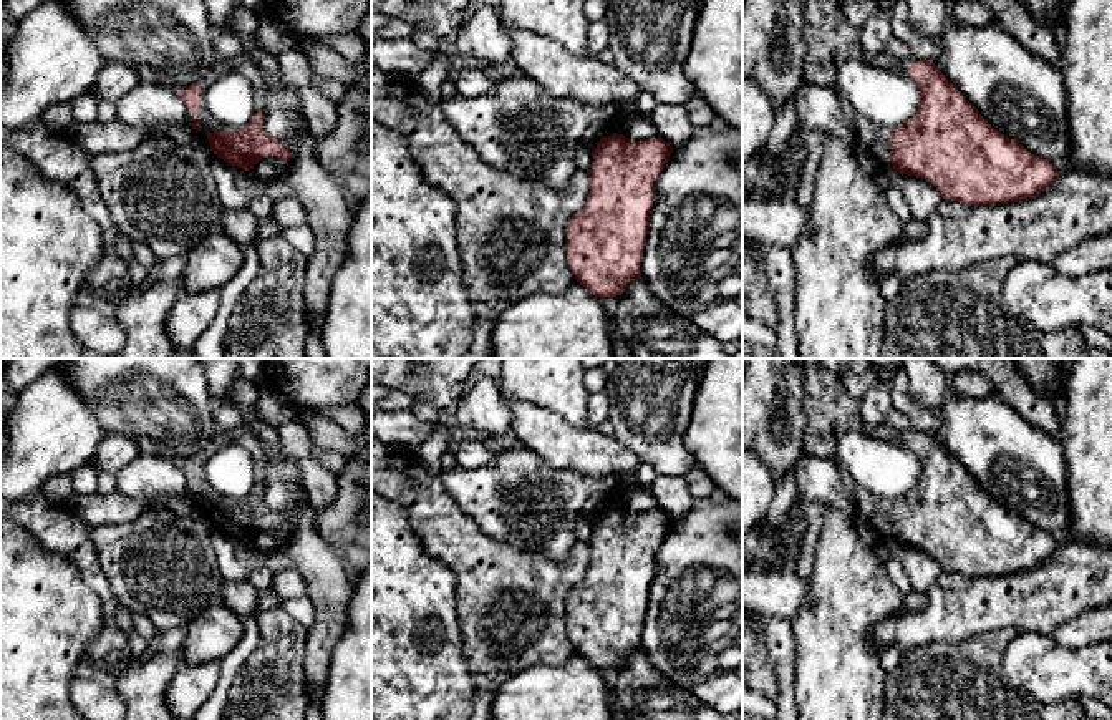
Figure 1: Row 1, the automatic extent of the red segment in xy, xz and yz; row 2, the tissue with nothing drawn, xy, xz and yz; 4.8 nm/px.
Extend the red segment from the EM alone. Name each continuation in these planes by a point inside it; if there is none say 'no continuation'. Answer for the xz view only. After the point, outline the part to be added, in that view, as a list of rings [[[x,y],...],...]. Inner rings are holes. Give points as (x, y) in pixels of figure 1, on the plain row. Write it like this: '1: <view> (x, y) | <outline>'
1: xz (638, 498) | [[[636,484],[630,489],[616,488],[607,493],[603,508],[623,506],[633,513],[645,513],[648,509],[658,509],[655,498],[648,486]]]

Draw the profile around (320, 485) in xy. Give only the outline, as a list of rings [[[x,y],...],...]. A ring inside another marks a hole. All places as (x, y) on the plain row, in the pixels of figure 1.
[[[288,421],[280,426],[278,441],[282,451],[297,461],[312,508],[322,509],[331,503],[336,496],[336,474],[323,468],[317,460],[305,421]]]

